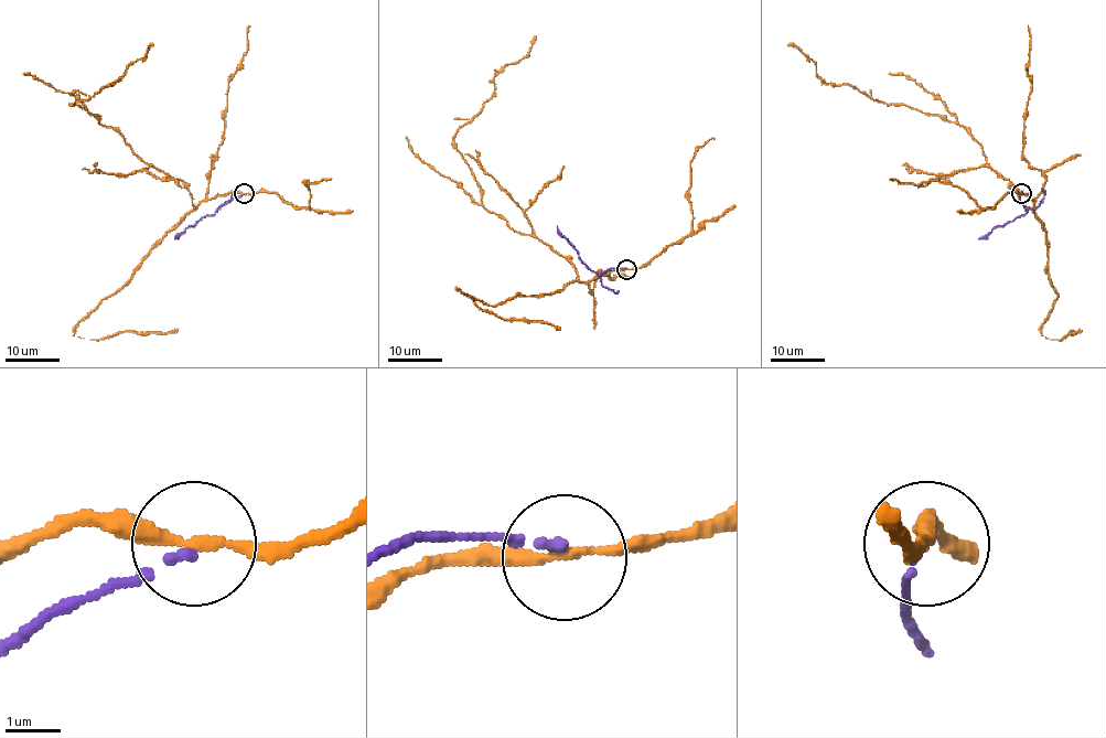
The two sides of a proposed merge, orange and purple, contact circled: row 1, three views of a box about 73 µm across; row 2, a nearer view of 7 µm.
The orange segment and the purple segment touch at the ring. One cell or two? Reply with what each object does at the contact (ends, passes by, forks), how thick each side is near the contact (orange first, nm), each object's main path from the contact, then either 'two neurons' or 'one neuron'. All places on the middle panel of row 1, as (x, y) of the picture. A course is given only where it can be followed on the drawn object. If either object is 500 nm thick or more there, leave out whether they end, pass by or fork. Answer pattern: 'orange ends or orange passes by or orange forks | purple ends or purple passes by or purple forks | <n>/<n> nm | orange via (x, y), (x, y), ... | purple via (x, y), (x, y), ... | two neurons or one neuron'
orange passes by | purple ends | 190/140 nm | orange via (626, 269), (579, 280), (567, 258), (490, 213), (454, 141), (494, 94), (494, 76), (523, 59), (536, 35) | purple via (626, 269), (610, 268), (599, 275), (593, 271), (557, 226) | two neurons

